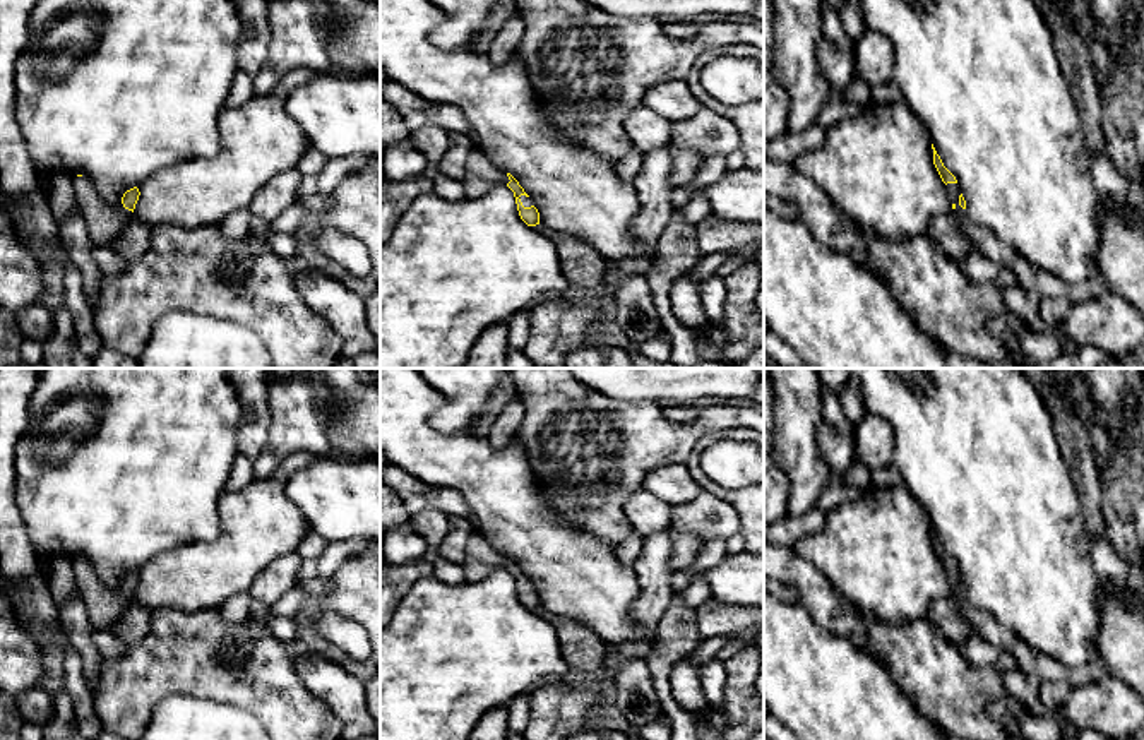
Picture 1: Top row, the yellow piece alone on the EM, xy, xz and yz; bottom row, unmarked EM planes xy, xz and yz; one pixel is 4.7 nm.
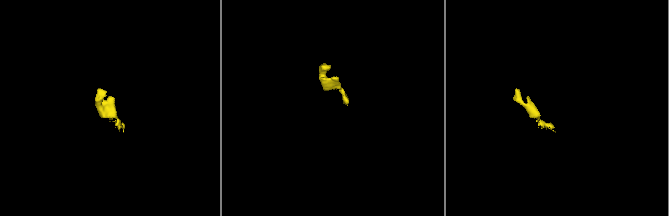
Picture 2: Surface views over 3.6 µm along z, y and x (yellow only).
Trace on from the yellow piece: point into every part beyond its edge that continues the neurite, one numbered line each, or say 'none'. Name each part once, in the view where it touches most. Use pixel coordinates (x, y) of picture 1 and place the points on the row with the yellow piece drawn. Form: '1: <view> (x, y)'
1: yz (1028, 276)

